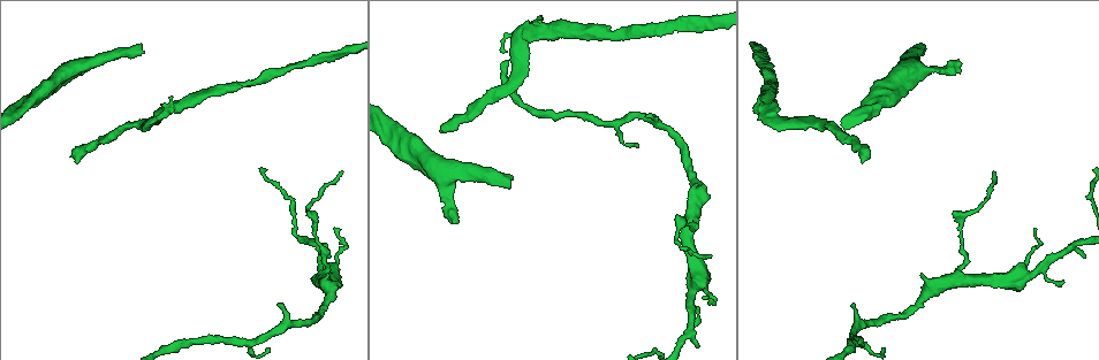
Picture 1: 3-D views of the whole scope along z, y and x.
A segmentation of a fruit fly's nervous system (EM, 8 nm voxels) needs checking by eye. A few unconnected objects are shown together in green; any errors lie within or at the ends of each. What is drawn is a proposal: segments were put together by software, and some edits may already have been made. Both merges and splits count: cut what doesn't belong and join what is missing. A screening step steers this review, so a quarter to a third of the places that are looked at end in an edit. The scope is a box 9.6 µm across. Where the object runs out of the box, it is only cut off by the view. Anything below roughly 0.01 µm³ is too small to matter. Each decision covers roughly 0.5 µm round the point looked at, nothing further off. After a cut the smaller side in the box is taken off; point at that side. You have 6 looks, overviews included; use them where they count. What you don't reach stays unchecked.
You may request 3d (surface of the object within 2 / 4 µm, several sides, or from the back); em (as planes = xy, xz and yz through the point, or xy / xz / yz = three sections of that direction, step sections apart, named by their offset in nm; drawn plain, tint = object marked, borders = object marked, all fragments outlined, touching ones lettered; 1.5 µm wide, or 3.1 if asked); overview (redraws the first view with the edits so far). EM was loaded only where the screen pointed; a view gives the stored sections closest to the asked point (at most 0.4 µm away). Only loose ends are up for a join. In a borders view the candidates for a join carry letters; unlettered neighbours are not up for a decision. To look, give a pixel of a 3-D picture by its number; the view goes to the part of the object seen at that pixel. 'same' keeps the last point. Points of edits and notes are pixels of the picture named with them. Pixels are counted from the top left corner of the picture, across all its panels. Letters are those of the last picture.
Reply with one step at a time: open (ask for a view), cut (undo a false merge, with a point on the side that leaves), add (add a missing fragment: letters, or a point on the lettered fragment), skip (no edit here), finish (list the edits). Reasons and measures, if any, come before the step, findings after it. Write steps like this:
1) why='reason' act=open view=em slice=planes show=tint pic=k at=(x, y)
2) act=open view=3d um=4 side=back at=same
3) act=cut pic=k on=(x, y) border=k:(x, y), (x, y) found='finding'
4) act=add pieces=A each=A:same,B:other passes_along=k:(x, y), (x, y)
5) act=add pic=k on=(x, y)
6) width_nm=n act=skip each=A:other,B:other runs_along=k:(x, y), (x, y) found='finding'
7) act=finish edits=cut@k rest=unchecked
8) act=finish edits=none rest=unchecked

why='branch stops here' act=open view=em slice=yz step=8 show=tint pic=1 at=(70, 157)

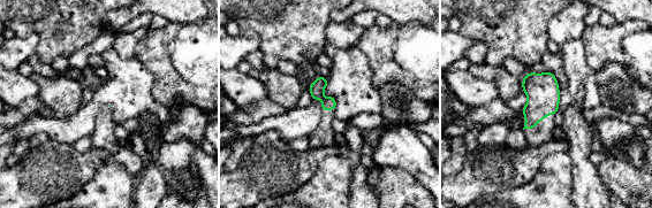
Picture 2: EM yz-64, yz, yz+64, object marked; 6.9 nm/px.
act=open view=em slice=planes show=borders at=same

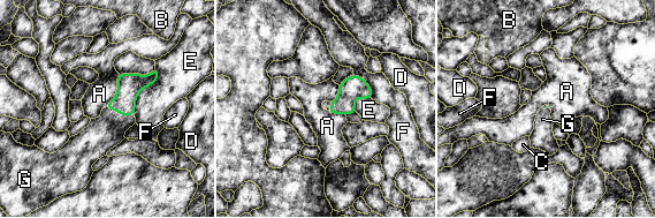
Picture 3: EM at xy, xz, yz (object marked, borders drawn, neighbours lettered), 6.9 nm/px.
act=add pic=3 on=(104, 133) each=A:other,B:other,C:other,D:other,E:other,F:other,G:same passes_along=3:(129, 85), (120, 114), (104, 133) found='the neuron continues'

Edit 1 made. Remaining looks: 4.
why='long arm stops here' act=open view=3d um=4 side=back pic=1 at=(342, 172)

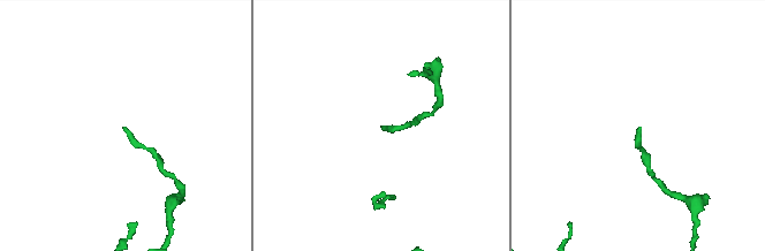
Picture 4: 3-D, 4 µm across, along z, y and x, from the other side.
why='now the EM' act=open view=em slice=planes show=borders pic=4 at=(639, 129)

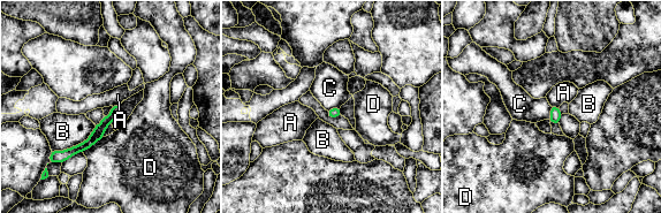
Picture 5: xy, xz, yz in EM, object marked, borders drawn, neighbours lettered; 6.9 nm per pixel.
width_nm=70 act=skip each=A:other,B:other,C:other,D:other runs_along=5:(118, 107), (85, 145), (59, 156) found='no lettered fragment goes on from it'

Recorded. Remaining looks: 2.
act=finish edits=add@3 rest=unchecked

